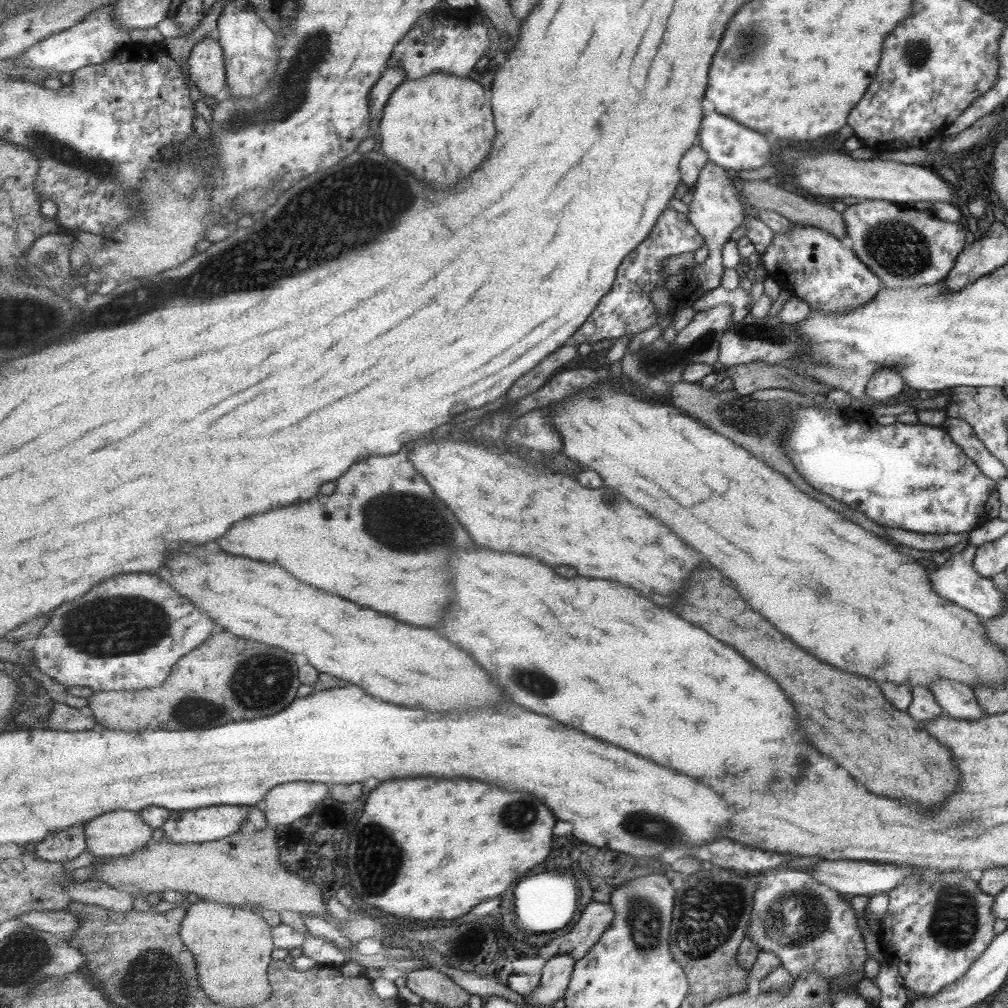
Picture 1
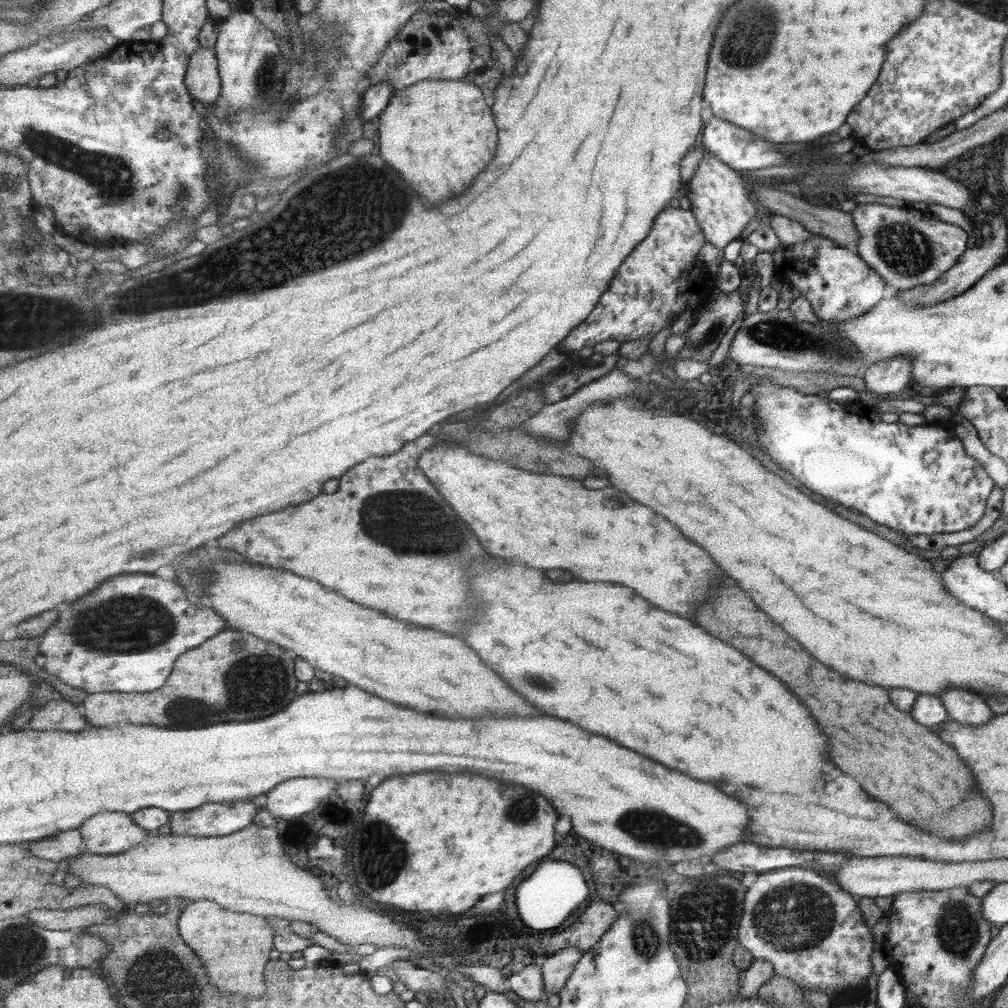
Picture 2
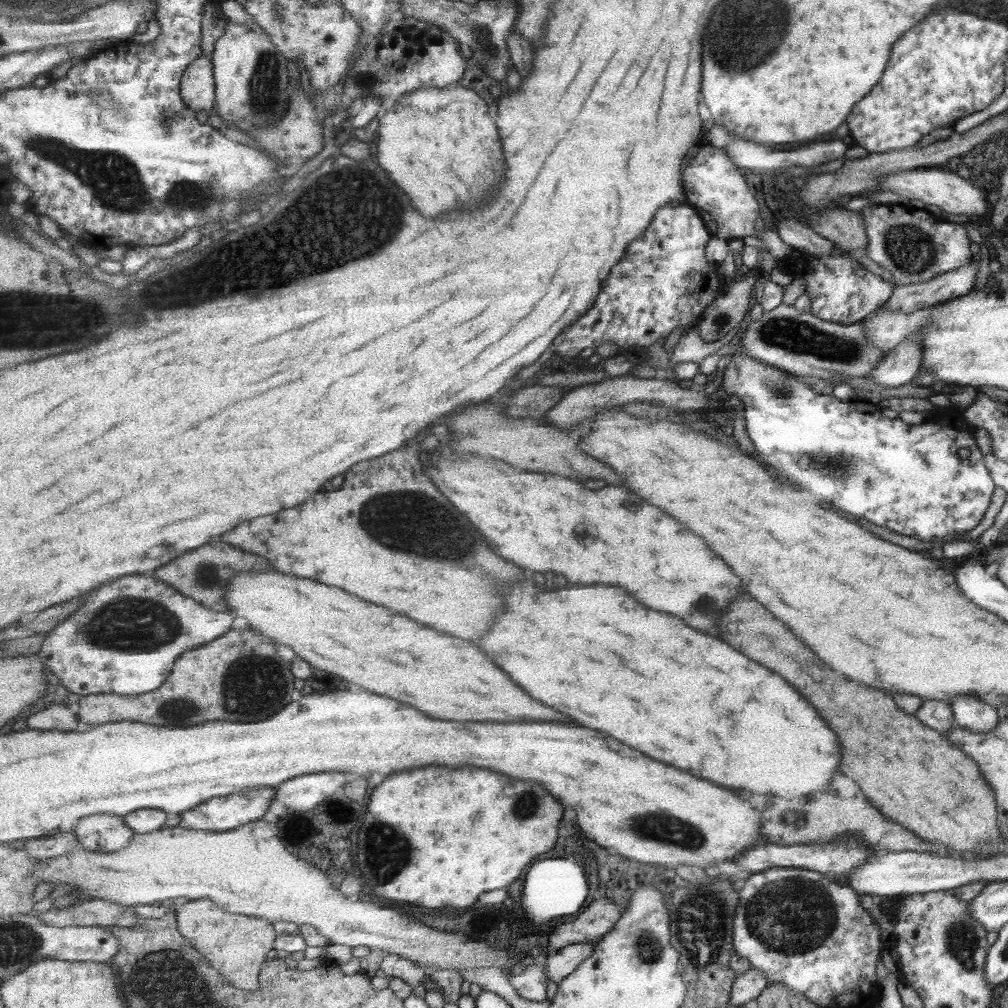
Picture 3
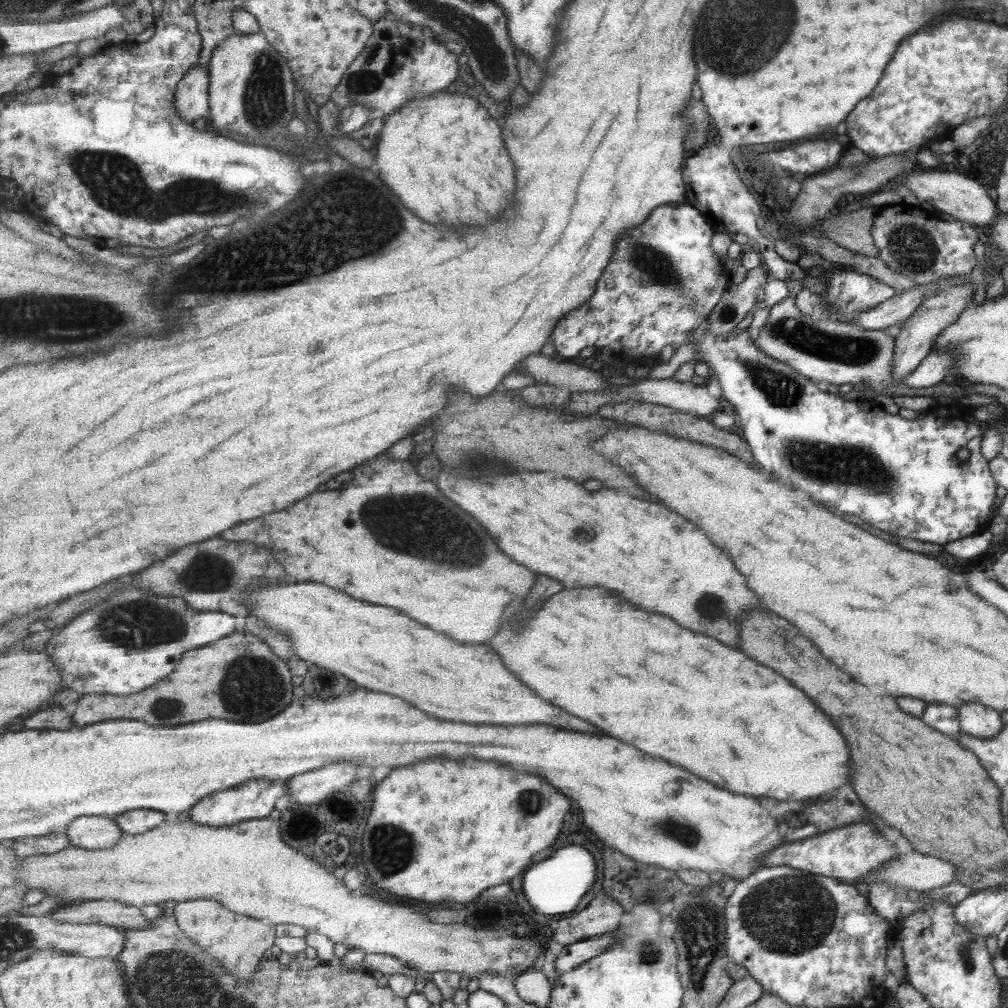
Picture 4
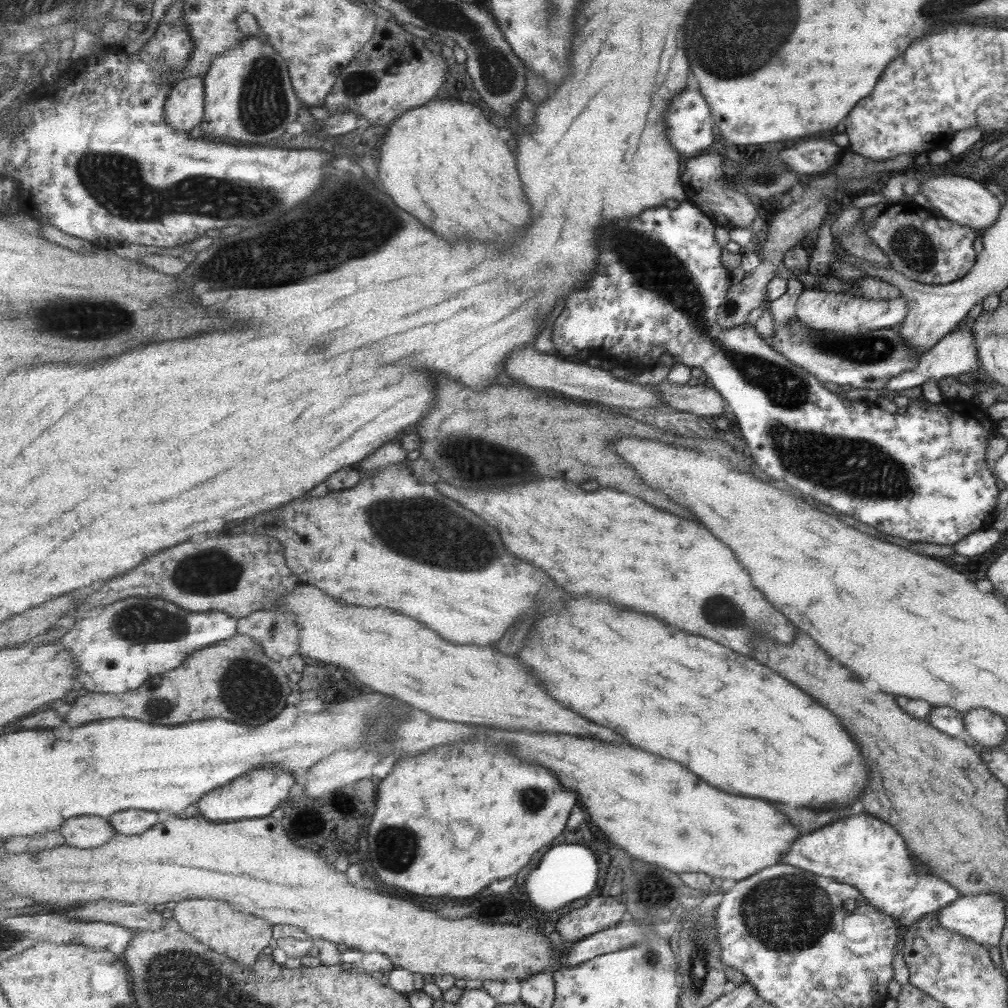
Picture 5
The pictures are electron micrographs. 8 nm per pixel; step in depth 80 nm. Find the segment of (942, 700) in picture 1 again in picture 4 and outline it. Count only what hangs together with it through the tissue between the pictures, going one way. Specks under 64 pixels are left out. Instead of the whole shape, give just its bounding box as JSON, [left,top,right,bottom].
[957,702,1004,740]

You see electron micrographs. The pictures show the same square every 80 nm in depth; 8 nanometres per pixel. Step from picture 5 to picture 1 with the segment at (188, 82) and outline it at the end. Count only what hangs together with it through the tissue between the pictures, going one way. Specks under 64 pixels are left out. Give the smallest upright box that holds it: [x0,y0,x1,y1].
[188,36,228,96]

